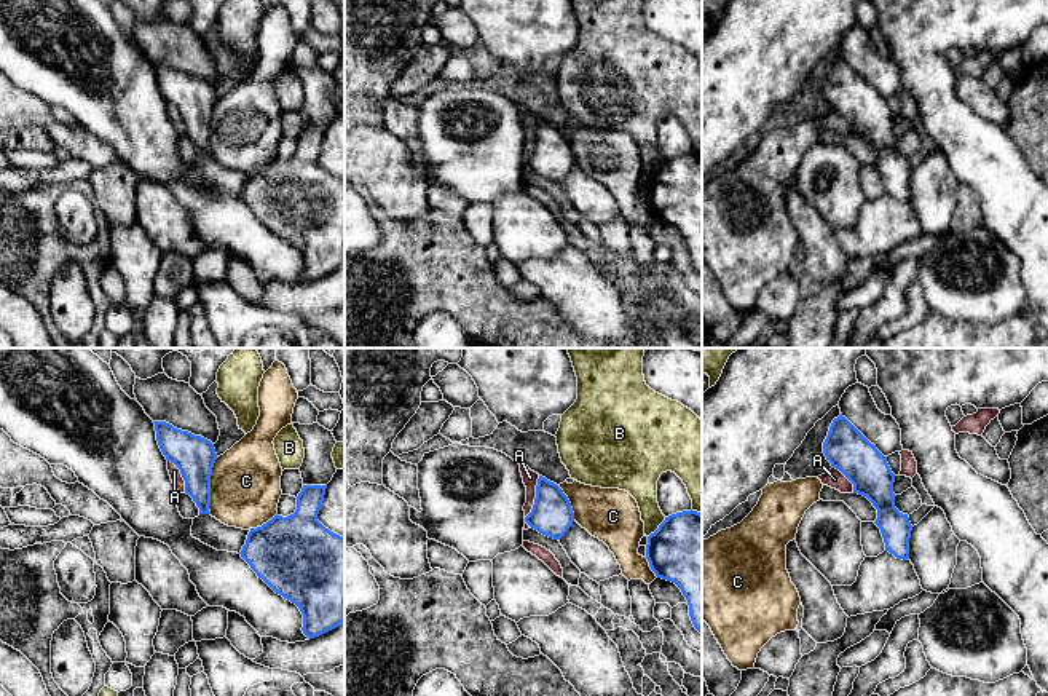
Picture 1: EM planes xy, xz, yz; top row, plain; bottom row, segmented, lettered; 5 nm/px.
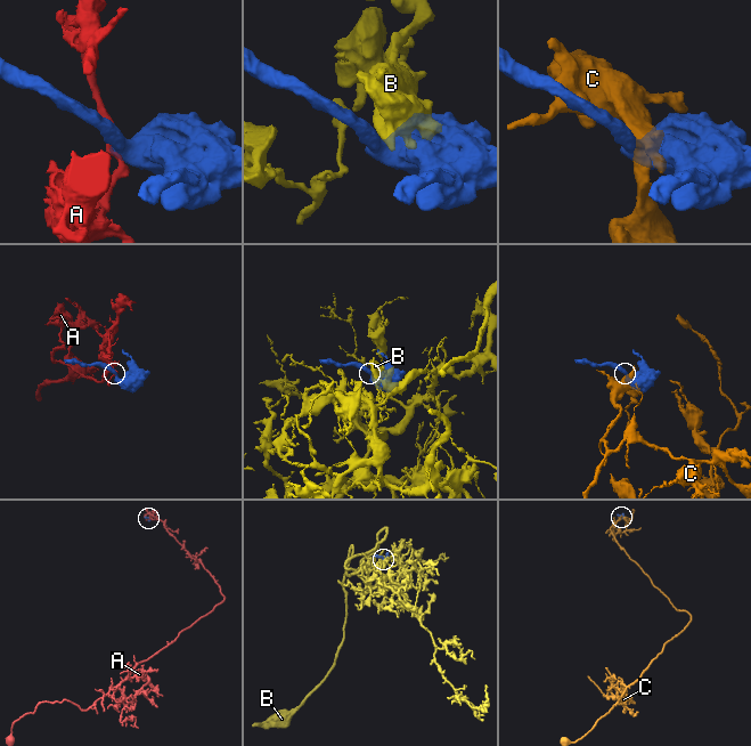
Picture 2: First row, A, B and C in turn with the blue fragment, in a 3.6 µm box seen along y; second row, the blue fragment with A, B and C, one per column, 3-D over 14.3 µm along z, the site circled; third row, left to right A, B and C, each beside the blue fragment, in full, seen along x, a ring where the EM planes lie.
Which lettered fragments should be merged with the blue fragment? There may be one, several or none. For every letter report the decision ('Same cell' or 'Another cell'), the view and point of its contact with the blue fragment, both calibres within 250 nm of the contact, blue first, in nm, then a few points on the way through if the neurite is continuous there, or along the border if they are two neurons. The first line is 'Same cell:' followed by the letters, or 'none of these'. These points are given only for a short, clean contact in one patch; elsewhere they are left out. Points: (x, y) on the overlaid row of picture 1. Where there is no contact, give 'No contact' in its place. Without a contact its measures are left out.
Same cell: none of these
A: Another cell. Touches blue at xz (536, 497). Thickness 200 nm (blue) against 80 nm. Boundary: xz (539, 476), (535, 486), (533, 508), (525, 518)
B: Another cell. Touches blue at xz (659, 527). Thickness 400 nm (blue) against 160 nm
C: Another cell. Touches blue at xy (209, 486). Thickness 200 nm (blue) against 360 nm

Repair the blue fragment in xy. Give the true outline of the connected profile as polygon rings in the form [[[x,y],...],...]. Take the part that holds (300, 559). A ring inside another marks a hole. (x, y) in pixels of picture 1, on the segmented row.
[[[303,485],[294,514],[274,516],[250,528],[241,557],[276,594],[295,603],[303,615],[303,634],[319,637],[345,623],[345,536],[325,528],[317,514],[327,485]]]

